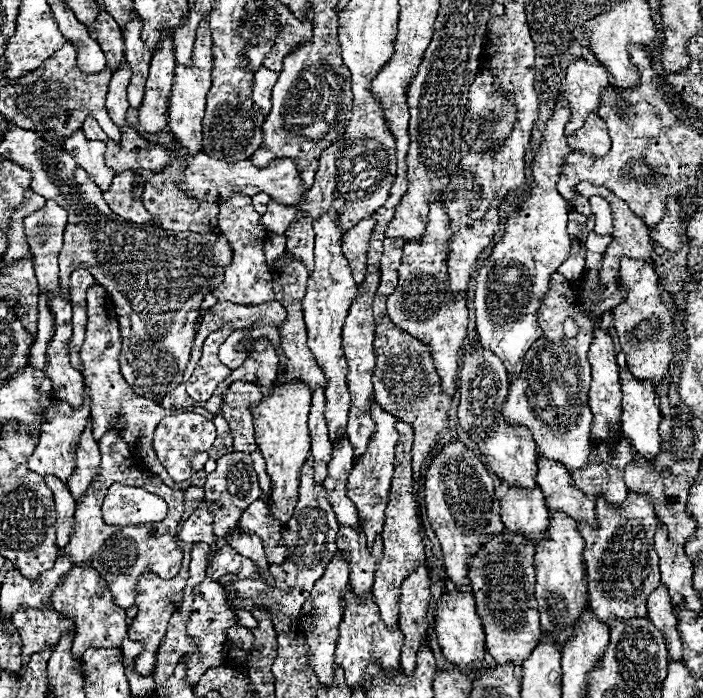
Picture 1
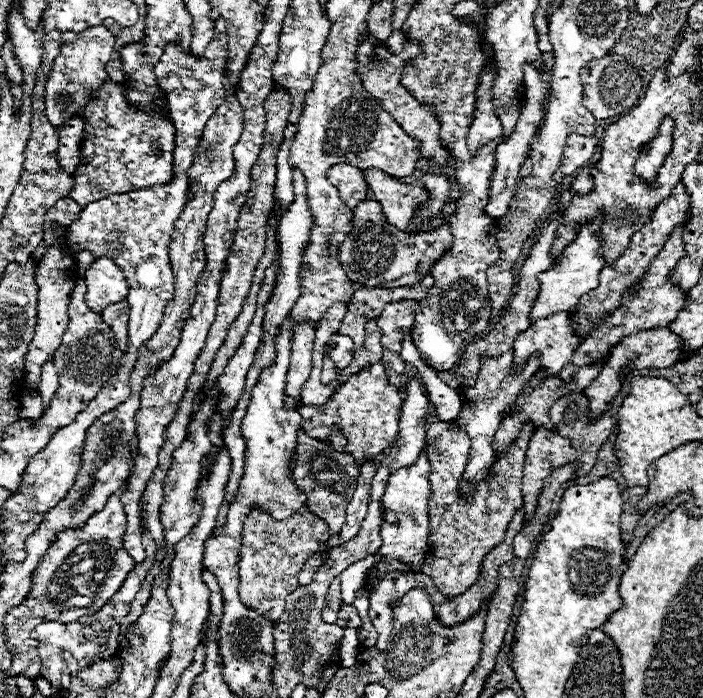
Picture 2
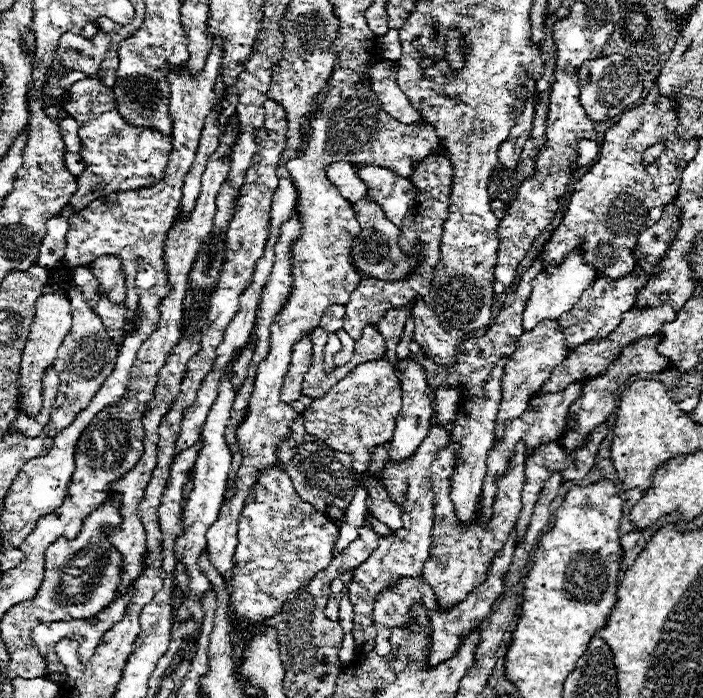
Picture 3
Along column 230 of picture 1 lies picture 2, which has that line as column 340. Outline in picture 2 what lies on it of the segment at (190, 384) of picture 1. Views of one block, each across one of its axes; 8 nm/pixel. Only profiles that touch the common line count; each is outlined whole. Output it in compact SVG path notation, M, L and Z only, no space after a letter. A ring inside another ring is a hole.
M428 272L418 284L410 288L356 288L354 298L350 298L350 302L346 304L346 316L338 332L350 336L358 348L366 338L366 334L362 334L366 320L378 318L386 304L426 298L432 284L434 284L434 278Z

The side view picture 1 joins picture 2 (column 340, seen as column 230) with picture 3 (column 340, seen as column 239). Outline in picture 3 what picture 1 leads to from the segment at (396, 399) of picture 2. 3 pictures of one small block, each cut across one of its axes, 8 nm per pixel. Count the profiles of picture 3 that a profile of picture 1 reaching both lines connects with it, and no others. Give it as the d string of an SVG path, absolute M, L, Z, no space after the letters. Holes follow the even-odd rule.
M388 360L366 362L356 366L322 400L314 400L306 410L302 410L304 430L306 434L316 436L334 450L350 454L354 472L362 474L368 470L374 448L392 440L400 404L400 380Z

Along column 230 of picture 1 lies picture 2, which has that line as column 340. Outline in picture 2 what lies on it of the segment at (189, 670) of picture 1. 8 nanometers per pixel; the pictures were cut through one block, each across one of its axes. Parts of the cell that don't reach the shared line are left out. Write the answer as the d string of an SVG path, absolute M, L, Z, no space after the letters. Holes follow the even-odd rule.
M342 606L338 612L338 624L342 628L358 628L362 624L362 620L354 606Z

